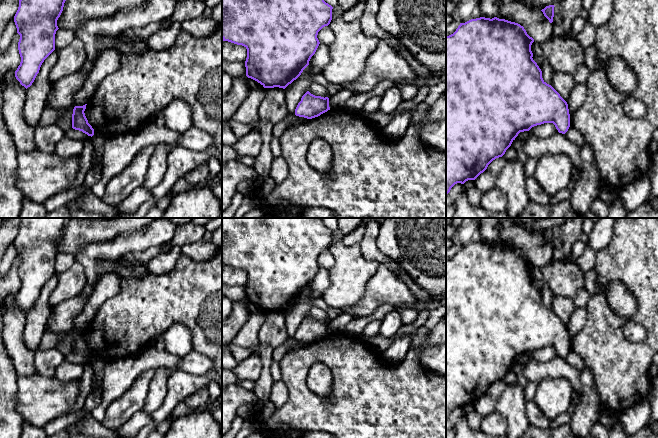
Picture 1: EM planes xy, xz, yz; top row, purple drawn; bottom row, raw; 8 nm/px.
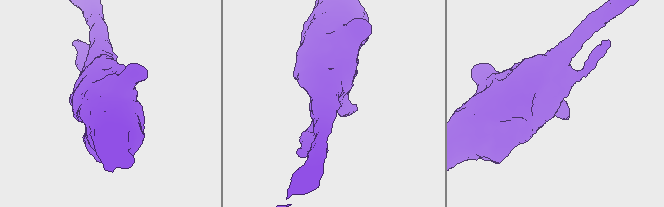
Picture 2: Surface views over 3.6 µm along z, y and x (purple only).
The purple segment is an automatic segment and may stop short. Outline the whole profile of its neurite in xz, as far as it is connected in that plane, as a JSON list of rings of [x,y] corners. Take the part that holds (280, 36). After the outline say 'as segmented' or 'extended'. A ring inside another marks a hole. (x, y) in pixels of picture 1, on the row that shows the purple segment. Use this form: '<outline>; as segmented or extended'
[[[222,0],[222,39],[247,49],[246,76],[264,88],[285,89],[309,65],[320,42],[318,32],[332,20],[333,7],[324,0]]]; as segmented

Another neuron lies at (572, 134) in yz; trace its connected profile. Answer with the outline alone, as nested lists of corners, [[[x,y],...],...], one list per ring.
[[[572,125],[569,127],[565,135],[571,142],[573,142],[579,148],[585,144],[585,139],[582,134]]]

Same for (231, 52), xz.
[[[228,41],[222,42],[222,58],[226,62],[245,62],[247,49],[242,45],[237,45]]]

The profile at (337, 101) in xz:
[[[341,89],[335,95],[329,98],[329,107],[331,110],[343,109],[346,101],[354,94],[350,89]]]

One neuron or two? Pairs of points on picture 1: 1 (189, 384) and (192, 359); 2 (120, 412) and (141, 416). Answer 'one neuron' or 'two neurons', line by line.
1: two neurons
2: two neurons

